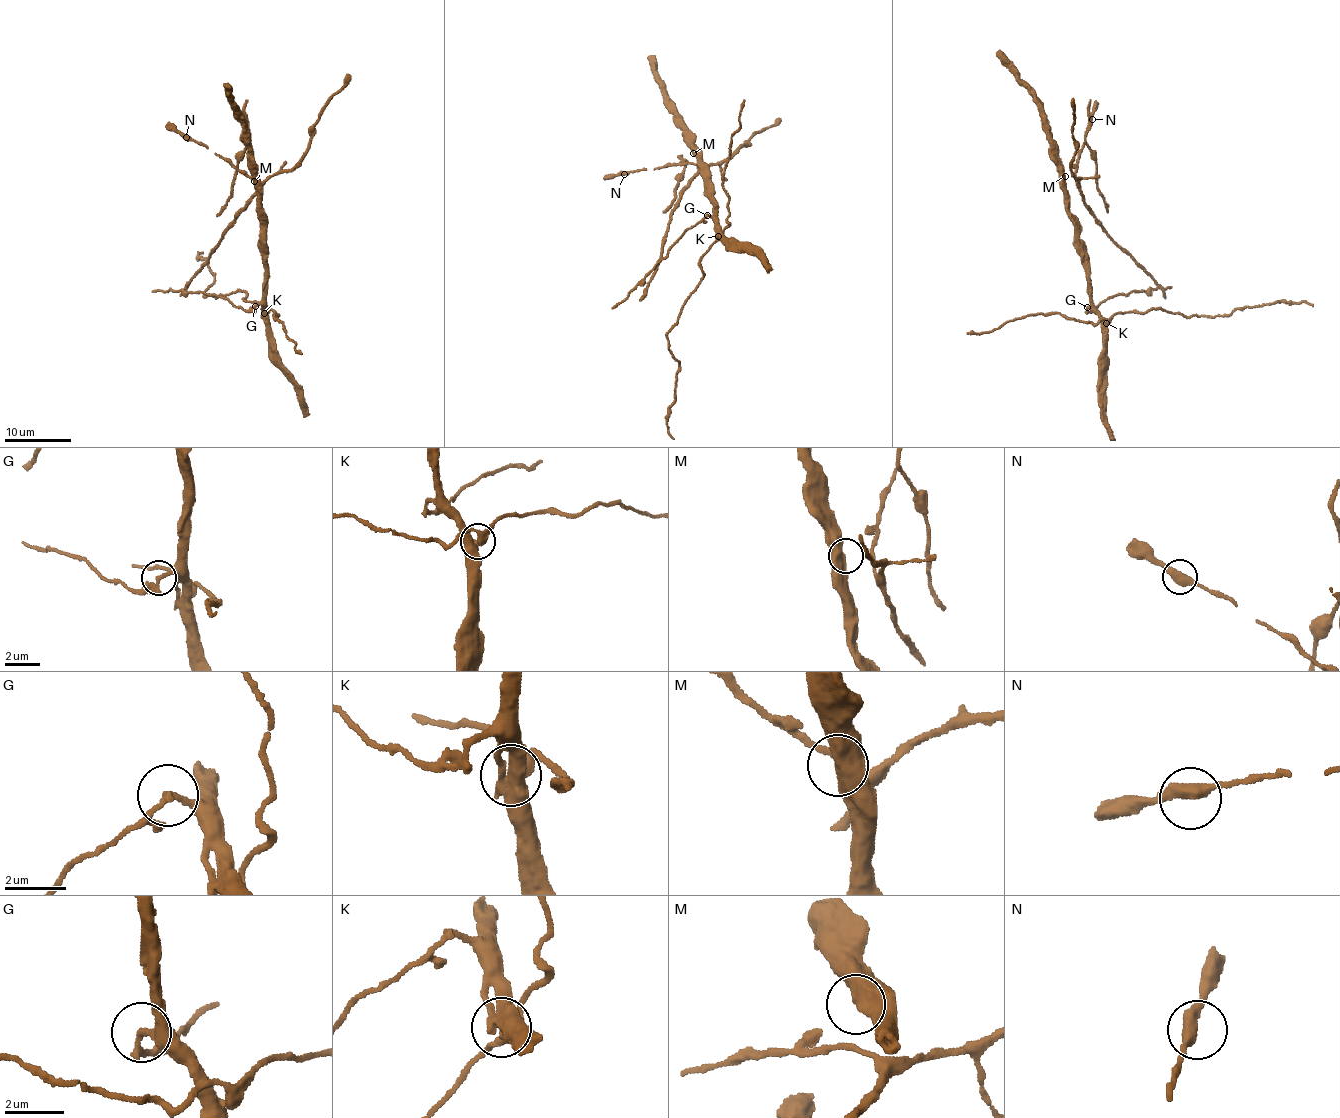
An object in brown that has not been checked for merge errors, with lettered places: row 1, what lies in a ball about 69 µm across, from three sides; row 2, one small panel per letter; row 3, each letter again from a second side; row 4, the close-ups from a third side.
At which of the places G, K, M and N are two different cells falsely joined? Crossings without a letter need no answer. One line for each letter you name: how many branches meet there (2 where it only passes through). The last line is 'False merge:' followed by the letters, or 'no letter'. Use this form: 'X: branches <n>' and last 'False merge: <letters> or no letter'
G: branches 2
K: branches 4
False merge: G, K

